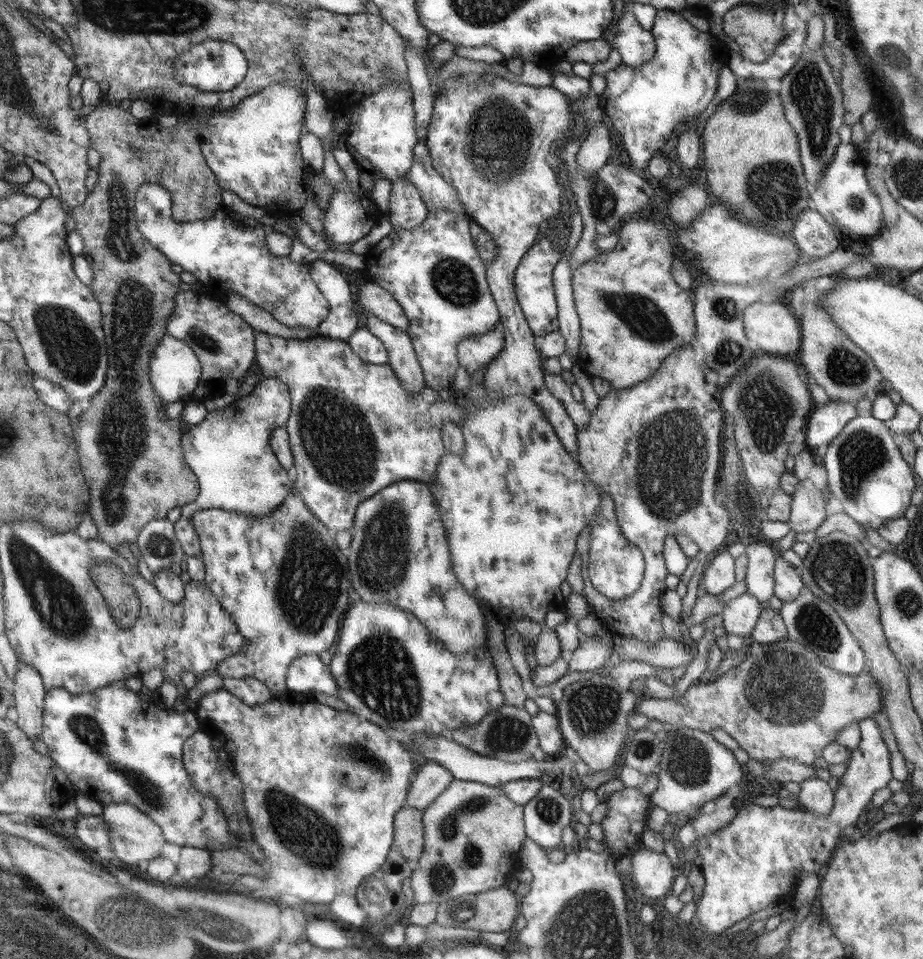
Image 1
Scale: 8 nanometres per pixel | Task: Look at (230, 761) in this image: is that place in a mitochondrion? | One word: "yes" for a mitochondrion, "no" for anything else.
no

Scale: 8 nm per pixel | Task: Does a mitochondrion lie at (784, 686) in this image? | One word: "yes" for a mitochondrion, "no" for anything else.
yes

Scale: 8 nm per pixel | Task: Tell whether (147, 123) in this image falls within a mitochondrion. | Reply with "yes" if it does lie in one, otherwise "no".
no

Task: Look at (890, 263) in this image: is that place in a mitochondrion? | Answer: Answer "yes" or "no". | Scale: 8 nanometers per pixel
no

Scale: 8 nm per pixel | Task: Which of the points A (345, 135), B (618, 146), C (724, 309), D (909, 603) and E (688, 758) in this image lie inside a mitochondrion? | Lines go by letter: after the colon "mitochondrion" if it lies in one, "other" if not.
A: other
B: other
C: mitochondrion
D: mitochondrion
E: mitochondrion

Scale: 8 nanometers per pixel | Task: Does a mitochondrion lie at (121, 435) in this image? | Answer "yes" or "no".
yes

